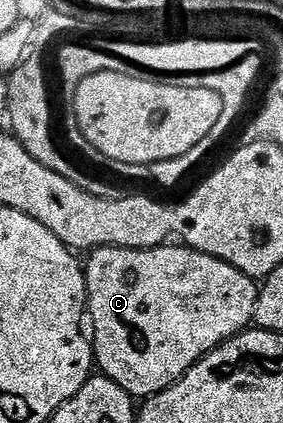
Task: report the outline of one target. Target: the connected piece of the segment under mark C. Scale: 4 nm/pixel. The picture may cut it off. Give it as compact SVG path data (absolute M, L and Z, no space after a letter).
M167 243L158 245L154 249L121 249L113 245L103 249L93 250L90 258L85 258L84 268L86 271L86 300L88 302L88 321L94 324L92 329L92 344L94 346L94 359L101 376L112 379L124 391L128 391L135 399L155 397L160 391L172 387L188 372L201 357L206 357L217 345L223 345L228 339L232 339L237 333L244 333L251 328L256 303L258 302L259 282L255 278L244 275L236 267L216 259L212 255L204 255L195 249L186 248L185 244Z

